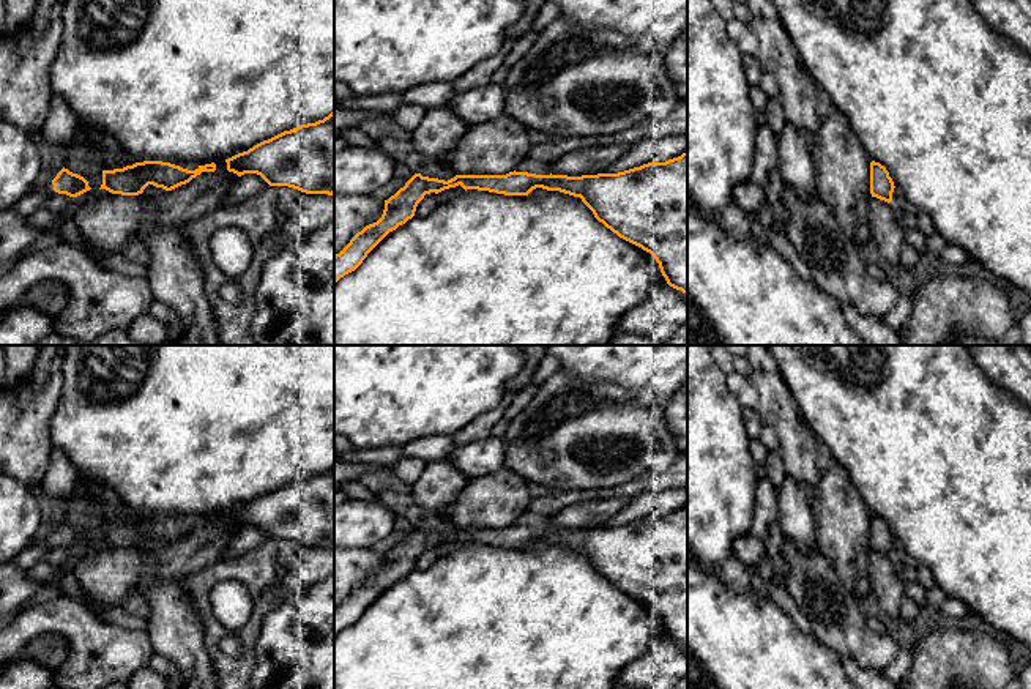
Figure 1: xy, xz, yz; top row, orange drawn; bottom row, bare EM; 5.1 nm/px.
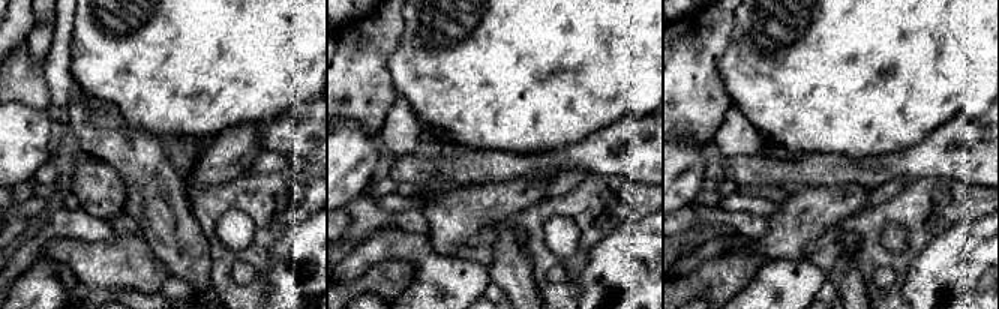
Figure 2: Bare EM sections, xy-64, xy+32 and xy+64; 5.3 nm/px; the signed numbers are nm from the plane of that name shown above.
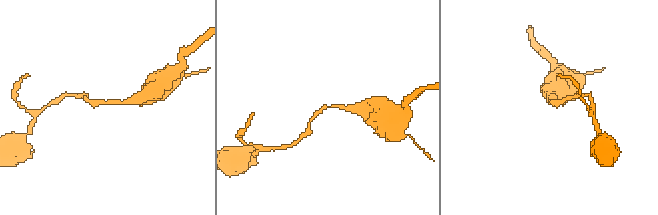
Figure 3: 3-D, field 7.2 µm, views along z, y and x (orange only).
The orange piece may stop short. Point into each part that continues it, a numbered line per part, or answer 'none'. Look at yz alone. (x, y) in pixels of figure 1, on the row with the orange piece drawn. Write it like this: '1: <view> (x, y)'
none

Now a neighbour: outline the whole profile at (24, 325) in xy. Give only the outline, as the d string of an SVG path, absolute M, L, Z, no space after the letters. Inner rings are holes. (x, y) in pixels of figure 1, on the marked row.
M22 304L0 320L0 345L35 345L52 333L54 317Z

